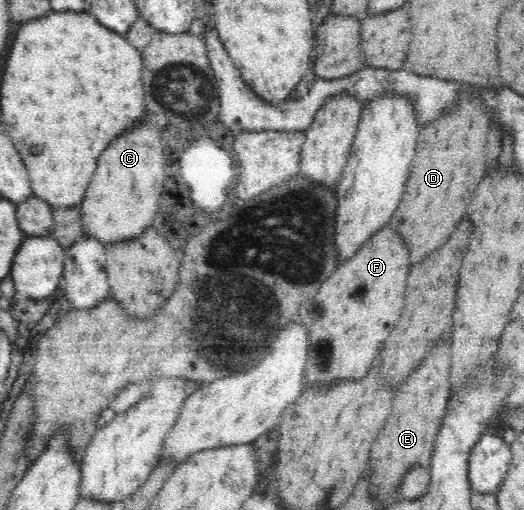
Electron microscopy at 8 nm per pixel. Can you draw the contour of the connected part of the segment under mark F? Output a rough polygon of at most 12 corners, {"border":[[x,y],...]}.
{"border":[[371,235],[303,301],[309,385],[367,375],[401,317],[407,241]]}

